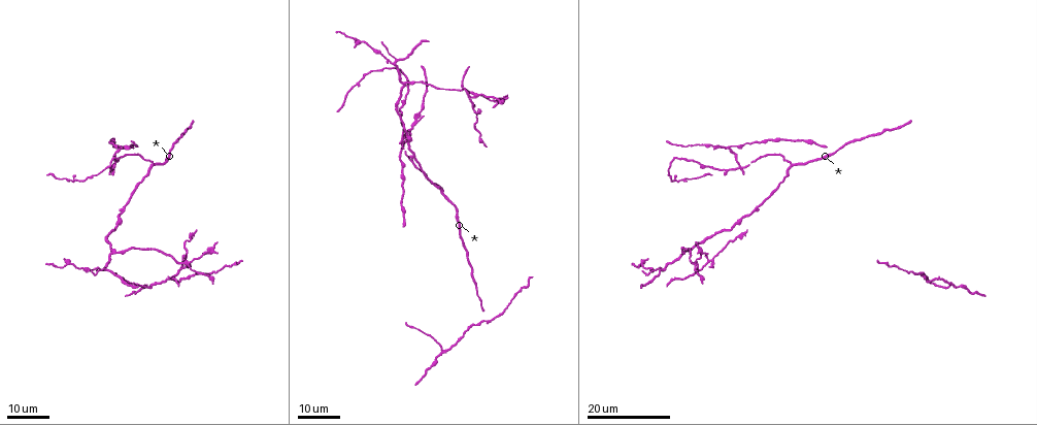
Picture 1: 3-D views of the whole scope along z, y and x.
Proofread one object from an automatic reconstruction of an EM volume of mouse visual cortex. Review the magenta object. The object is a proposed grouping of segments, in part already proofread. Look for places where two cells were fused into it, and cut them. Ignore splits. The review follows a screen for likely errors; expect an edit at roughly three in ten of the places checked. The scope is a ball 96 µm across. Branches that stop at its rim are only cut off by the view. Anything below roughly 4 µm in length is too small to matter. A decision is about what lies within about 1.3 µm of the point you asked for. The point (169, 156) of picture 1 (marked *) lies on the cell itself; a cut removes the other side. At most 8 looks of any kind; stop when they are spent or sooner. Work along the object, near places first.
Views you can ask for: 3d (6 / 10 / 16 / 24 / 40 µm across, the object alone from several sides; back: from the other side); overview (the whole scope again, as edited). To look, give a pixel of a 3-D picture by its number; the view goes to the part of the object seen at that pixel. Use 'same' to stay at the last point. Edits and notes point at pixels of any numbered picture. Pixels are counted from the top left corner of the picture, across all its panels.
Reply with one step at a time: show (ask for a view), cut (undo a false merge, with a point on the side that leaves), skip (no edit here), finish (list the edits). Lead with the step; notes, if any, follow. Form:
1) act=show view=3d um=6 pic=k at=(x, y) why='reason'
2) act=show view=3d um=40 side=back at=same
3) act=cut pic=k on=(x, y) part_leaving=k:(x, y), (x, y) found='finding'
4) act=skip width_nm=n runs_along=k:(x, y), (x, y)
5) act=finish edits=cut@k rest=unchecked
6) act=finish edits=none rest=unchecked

act=show view=3d um=16 pic=1 at=(442, 193) why='arms part here'

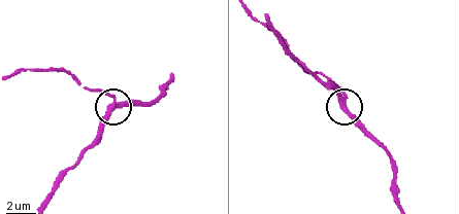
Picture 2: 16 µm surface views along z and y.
act=show view=3d um=6 pic=2 at=(342, 98)

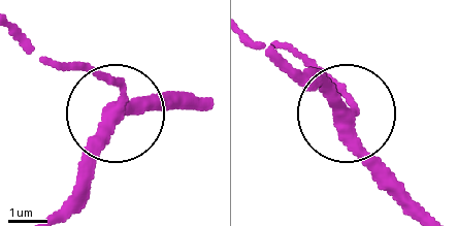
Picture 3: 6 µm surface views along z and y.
act=skip width_nm=290 runs_along=3:(199, 96), (150, 96), (113, 108), (110, 86), (74, 66) found='one cell here'

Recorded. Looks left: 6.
act=show view=3d um=16 pic=1 at=(114, 253) why='three-way junction'

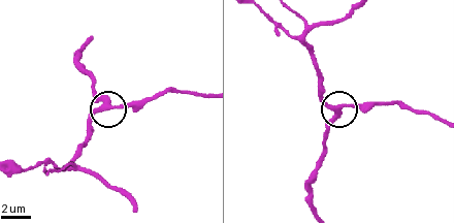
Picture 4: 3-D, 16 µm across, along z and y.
act=show view=3d um=6 pic=4 at=(103, 108)

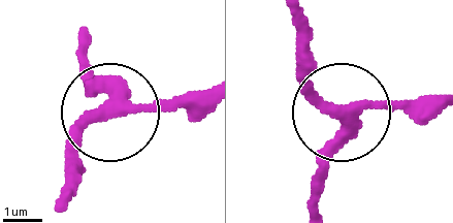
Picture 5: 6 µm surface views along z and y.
act=skip arms=3 runs_along=5:(314, 209), (337, 113), (297, 54) found='one cell here'

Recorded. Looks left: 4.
act=show view=3d um=16 pic=1 at=(663, 271)

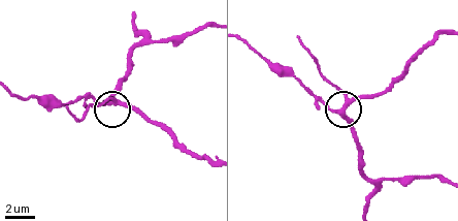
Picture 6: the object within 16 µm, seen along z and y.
act=show view=3d um=10 pic=6 at=(109, 104)

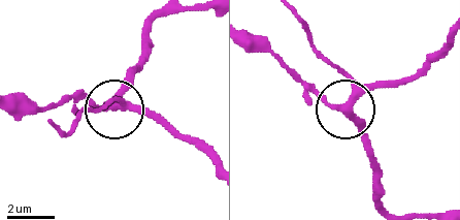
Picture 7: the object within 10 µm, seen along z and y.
act=show view=3d um=6 pic=7 at=(111, 107)

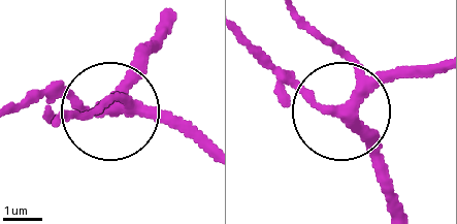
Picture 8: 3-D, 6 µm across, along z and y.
act=skip arms=4 runs_along=8:(399, 208), (386, 167), (347, 112), (380, 86), (425, 72) found='all the same cell'

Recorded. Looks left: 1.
act=finish edits=none rest=unchecked

